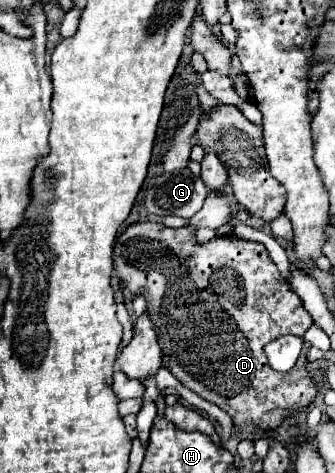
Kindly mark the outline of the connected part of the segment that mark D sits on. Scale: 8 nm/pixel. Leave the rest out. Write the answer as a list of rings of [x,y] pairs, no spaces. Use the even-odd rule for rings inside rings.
[[[135,222],[129,224],[121,236],[117,236],[113,248],[113,268],[115,276],[133,296],[145,296],[147,312],[151,320],[155,320],[153,324],[157,324],[155,330],[159,334],[159,346],[163,350],[163,366],[189,390],[225,410],[233,418],[237,428],[243,428],[247,424],[257,424],[263,430],[275,428],[287,416],[287,410],[301,410],[313,402],[317,386],[307,368],[307,352],[311,344],[303,342],[303,354],[289,372],[273,370],[263,352],[265,344],[285,334],[303,338],[313,322],[311,316],[305,314],[301,298],[279,274],[263,244],[225,236],[197,246],[195,232],[191,228],[167,228],[155,222]],[[163,320],[173,322],[161,326]]]

